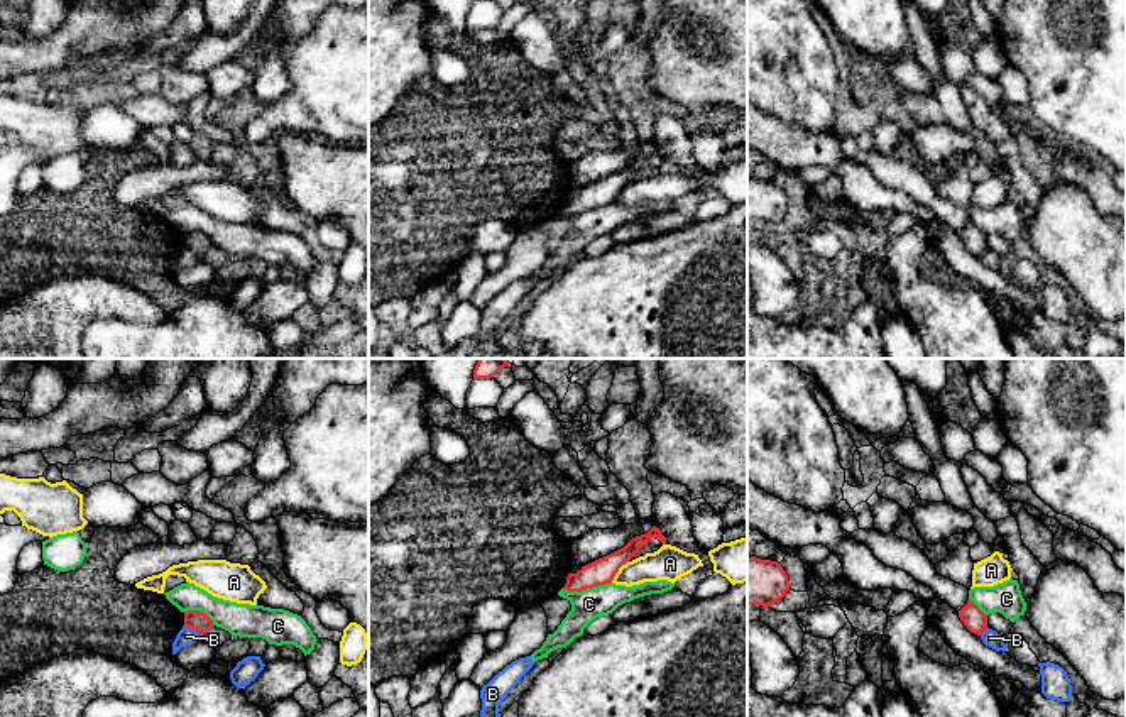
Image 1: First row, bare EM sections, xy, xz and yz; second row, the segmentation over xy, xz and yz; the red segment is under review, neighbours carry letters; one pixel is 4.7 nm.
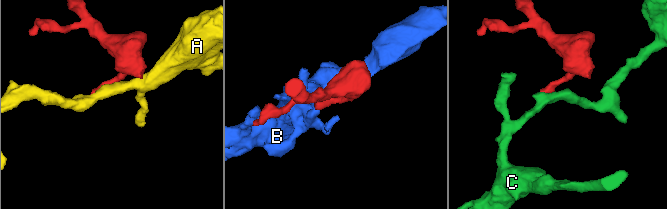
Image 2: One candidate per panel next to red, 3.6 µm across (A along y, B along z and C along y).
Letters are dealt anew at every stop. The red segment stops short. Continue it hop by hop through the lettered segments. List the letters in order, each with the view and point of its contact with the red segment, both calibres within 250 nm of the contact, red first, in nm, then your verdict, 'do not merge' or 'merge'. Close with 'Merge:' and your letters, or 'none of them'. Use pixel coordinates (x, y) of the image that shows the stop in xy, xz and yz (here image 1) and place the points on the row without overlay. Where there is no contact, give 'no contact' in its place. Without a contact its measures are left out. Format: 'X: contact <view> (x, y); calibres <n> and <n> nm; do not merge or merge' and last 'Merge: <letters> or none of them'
A: contact xz (617, 191); calibres 120 and 160 nm; do not merge
B: contact xy (193, 251); calibres 100 and 90 nm; do not merge
C: contact xz (587, 208); calibres 120 and 150 nm; do not merge
Merge: none of them

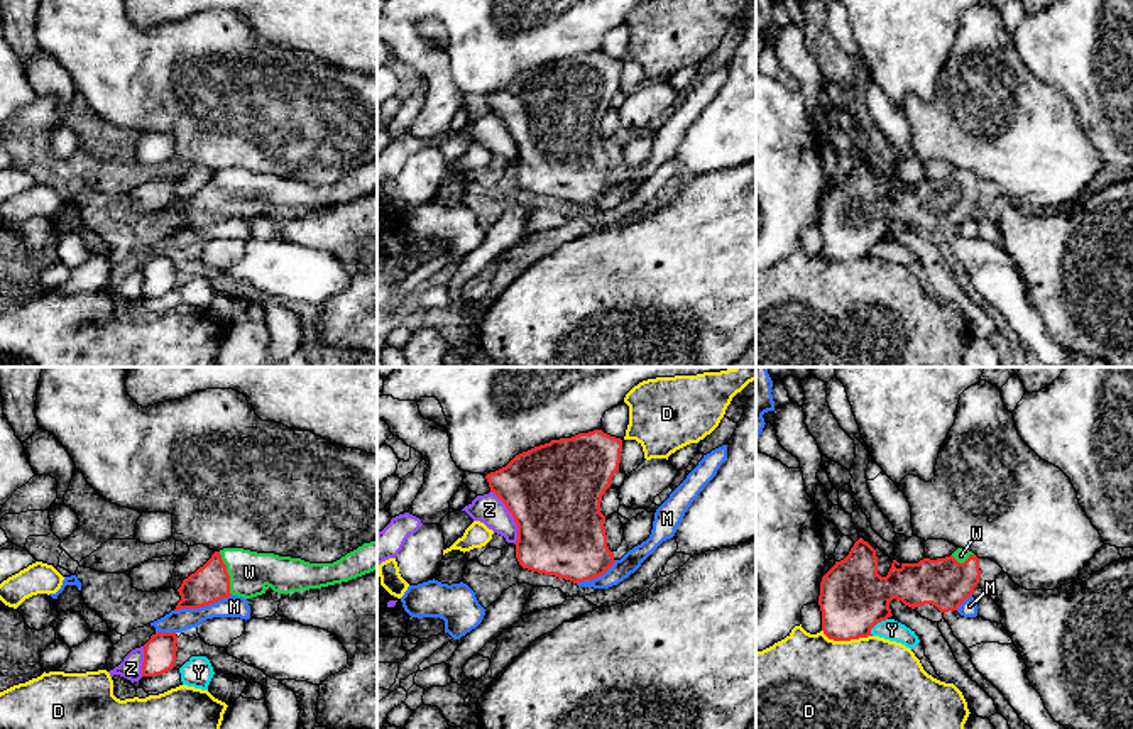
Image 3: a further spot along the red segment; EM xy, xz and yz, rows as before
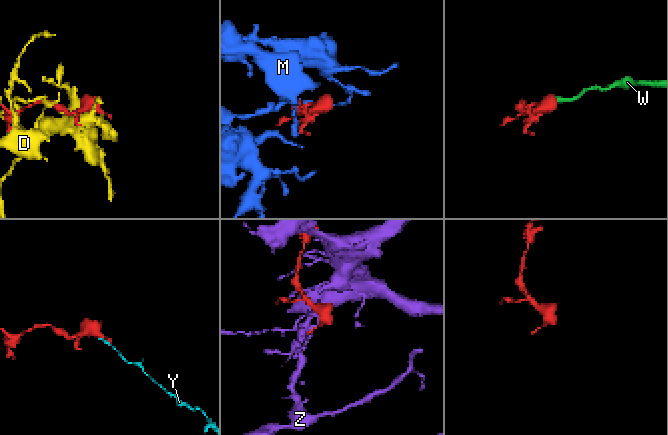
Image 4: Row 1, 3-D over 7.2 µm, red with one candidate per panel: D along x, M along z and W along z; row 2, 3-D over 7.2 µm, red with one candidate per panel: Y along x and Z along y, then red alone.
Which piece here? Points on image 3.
D: contact yz (846, 261); calibres 320 and 500 nm; do not merge
M: contact xy (202, 227); calibres 180 and 110 nm; do not merge
W: contact xy (227, 195); calibres 180 and 190 nm; merge
Y: contact yz (876, 244); calibres 320 and 100 nm; do not merge
Z: contact xz (513, 137); calibres 460 and 140 nm; do not merge
Merge: W

